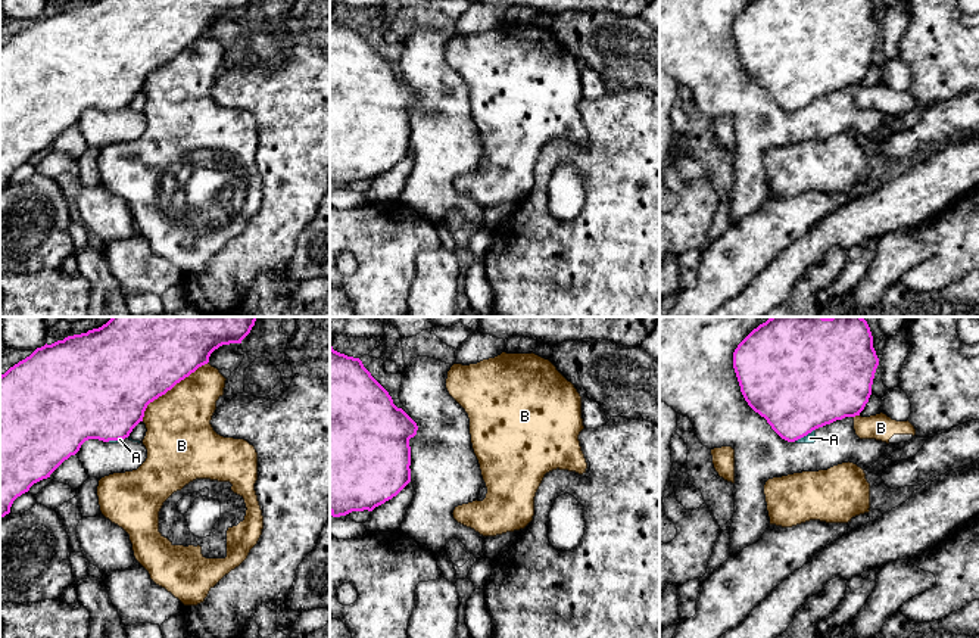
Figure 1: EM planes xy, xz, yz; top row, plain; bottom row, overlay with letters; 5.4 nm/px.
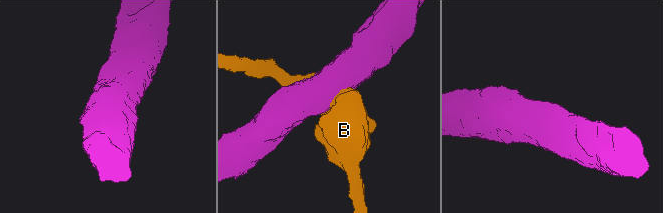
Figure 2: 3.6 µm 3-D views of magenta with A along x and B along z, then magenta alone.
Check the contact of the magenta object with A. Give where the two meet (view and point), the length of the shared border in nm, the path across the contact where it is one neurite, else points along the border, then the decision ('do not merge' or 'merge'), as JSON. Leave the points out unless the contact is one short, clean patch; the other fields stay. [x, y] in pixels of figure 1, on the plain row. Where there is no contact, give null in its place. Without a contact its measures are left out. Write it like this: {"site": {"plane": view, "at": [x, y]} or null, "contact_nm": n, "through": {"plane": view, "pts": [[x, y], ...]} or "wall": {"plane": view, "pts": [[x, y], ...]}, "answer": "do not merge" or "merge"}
{"site": {"plane": "yz", "at": [804, 105]}, "contact_nm": 140, "answer": "do not merge"}

